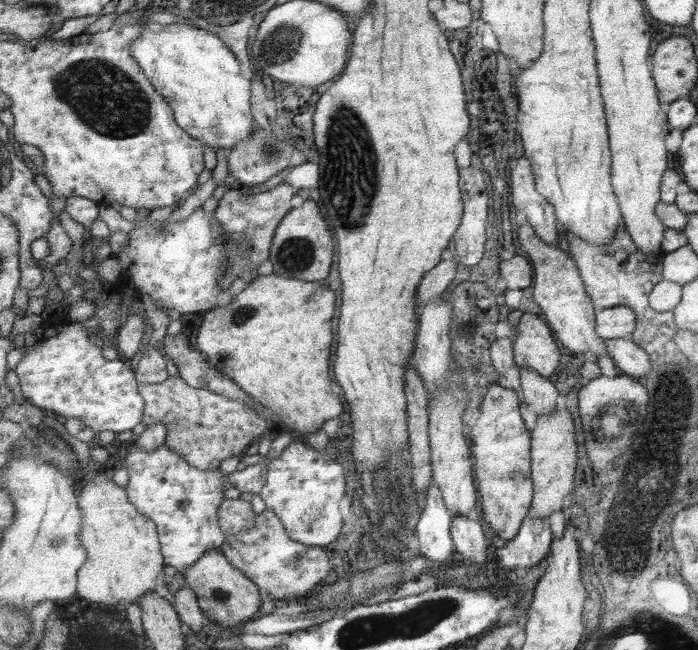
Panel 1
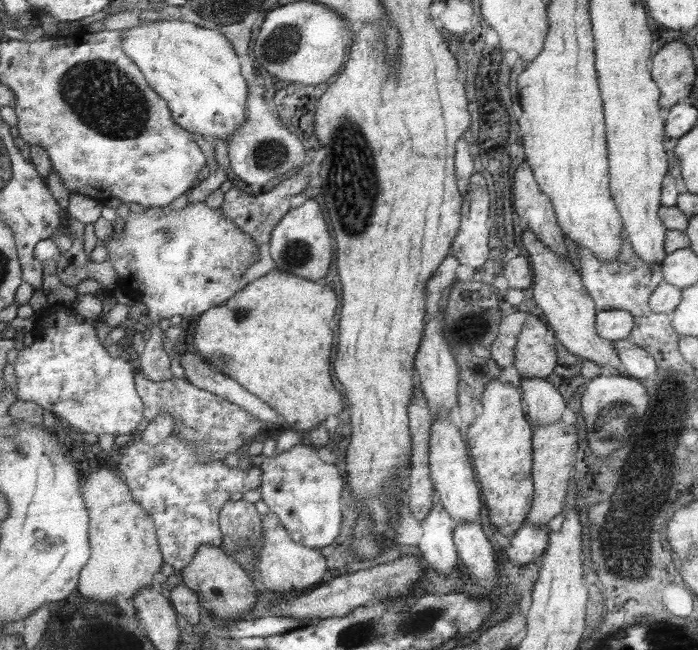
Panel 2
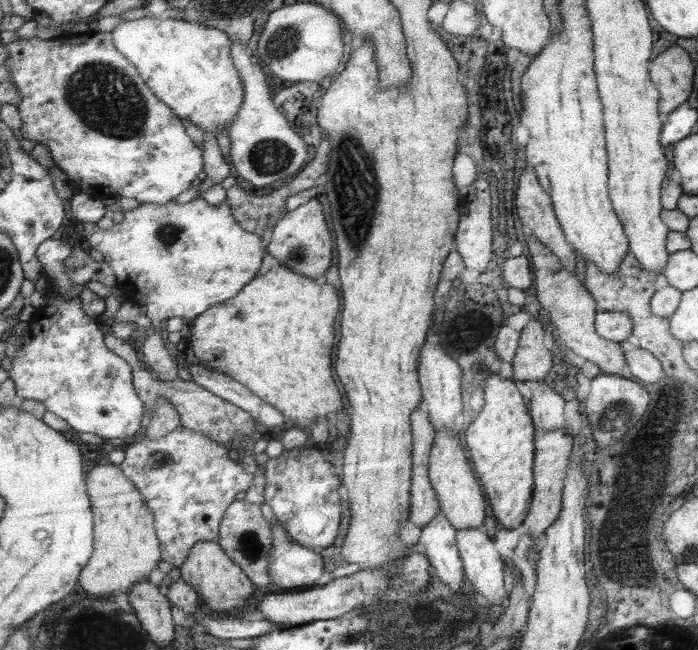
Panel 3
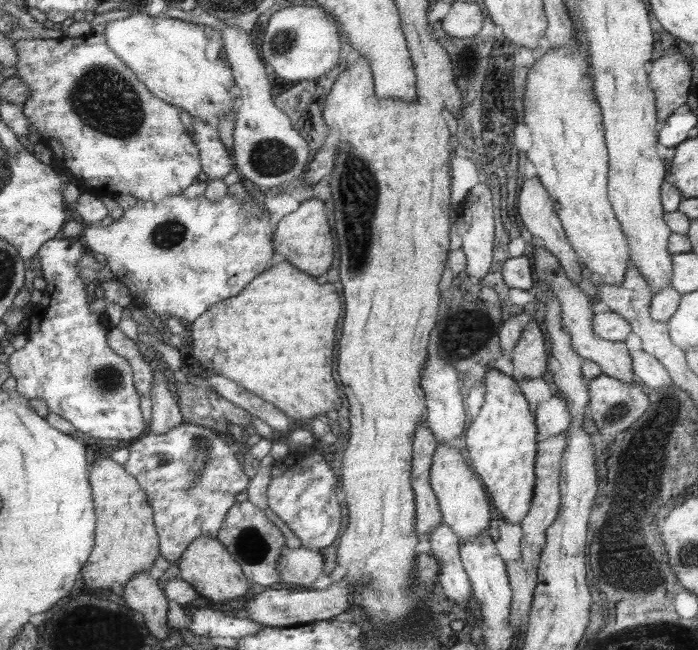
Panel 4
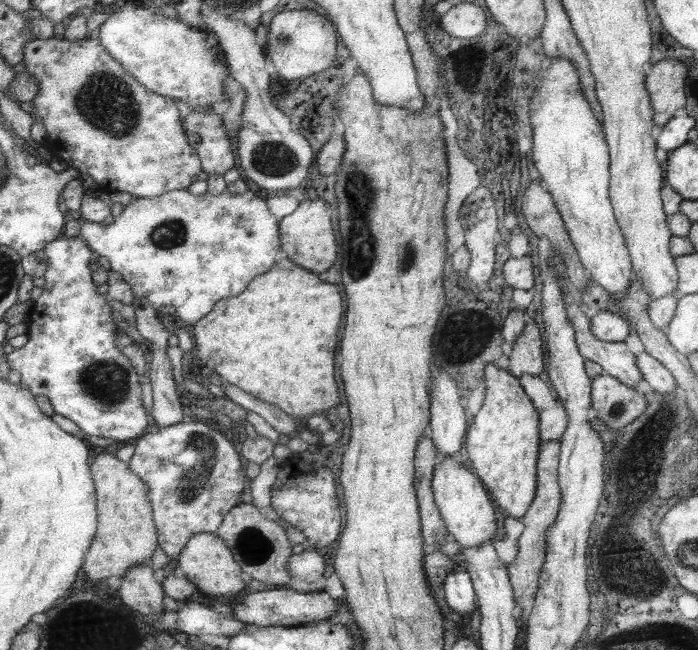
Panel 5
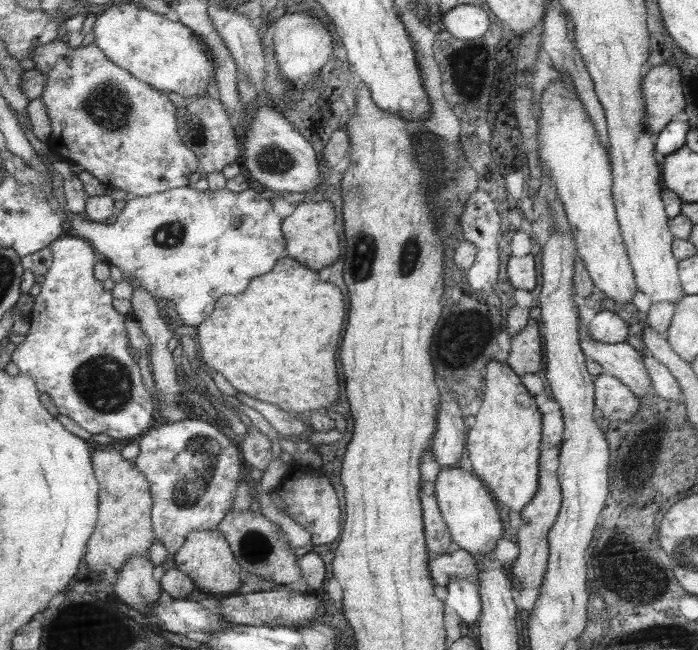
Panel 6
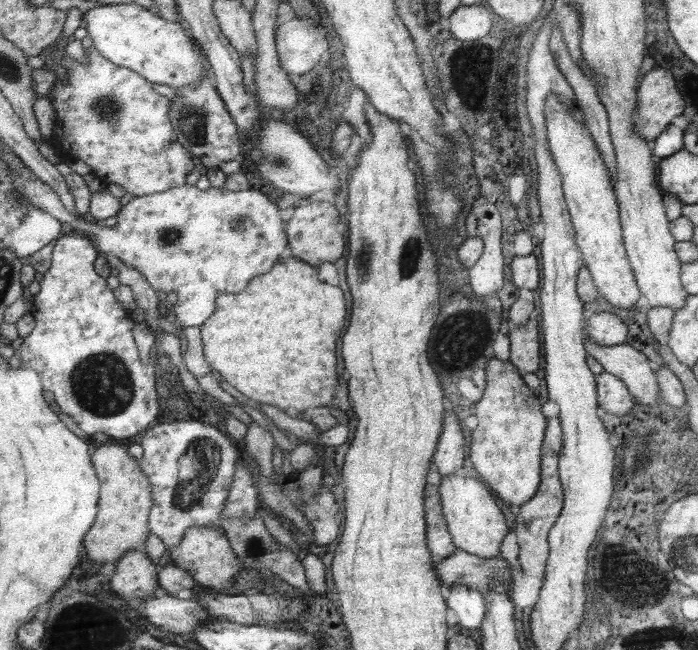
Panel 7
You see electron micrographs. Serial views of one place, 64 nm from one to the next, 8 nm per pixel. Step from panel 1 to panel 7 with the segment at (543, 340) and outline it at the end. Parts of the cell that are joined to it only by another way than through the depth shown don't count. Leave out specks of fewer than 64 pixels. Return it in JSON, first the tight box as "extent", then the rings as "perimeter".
{"extent":[507,320,541,374],"perimeter":[[[531,320],[527,326],[507,328],[511,338],[511,362],[519,370],[519,374],[537,374],[541,368],[541,336],[539,324]]]}

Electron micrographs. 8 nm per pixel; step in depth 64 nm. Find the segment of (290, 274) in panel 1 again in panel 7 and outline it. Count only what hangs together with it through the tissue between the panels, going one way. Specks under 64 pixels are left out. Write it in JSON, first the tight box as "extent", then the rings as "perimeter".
{"extent":[287,202,347,270],"perimeter":[[[331,202],[297,204],[295,214],[287,226],[287,236],[289,236],[289,246],[293,248],[293,258],[305,260],[307,264],[313,264],[319,270],[323,270],[325,264],[333,264],[341,260],[347,248],[347,240],[345,240],[343,226],[341,226],[341,212]]]}

